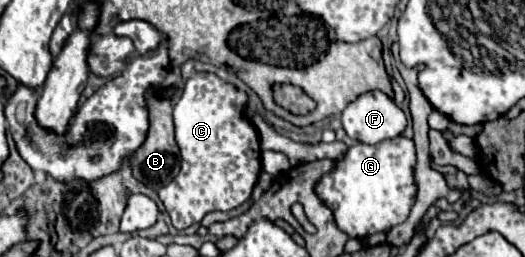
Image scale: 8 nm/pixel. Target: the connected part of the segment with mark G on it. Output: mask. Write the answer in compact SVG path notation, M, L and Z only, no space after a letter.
M397 136L375 146L357 142L347 148L343 158L335 160L333 170L325 172L315 184L315 194L333 212L335 224L349 238L365 238L375 232L387 232L401 224L415 202L415 144L411 138Z

